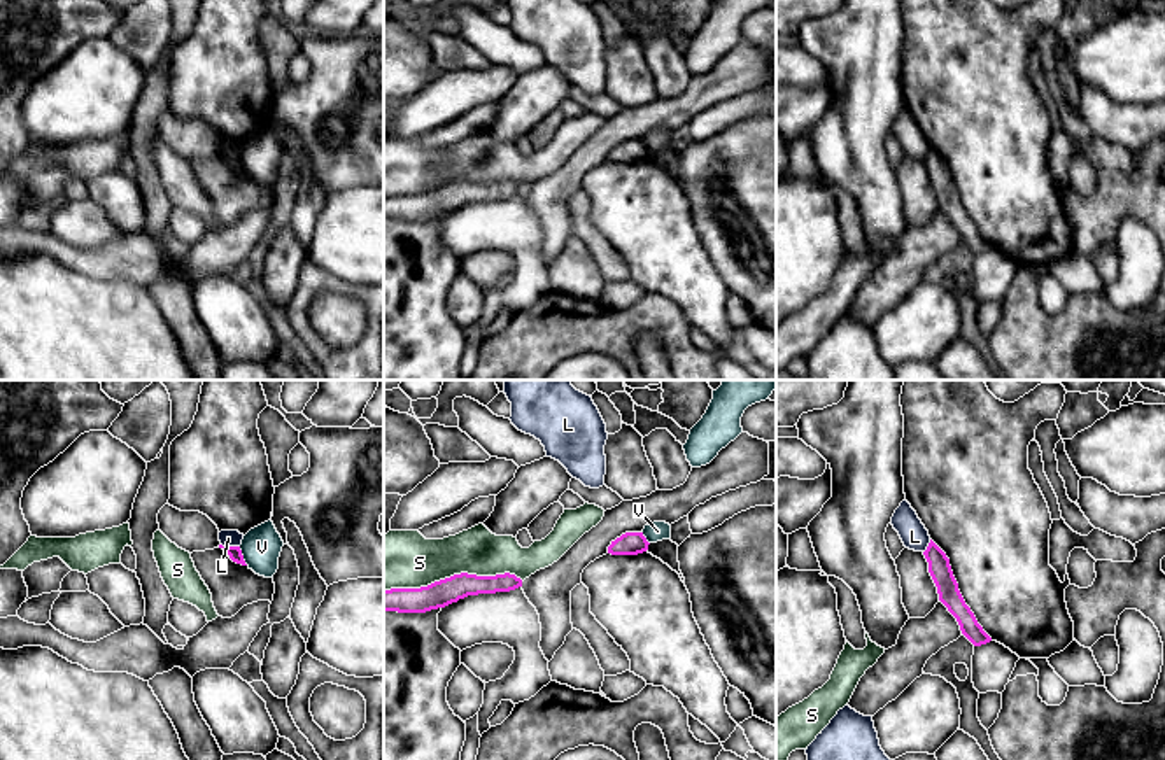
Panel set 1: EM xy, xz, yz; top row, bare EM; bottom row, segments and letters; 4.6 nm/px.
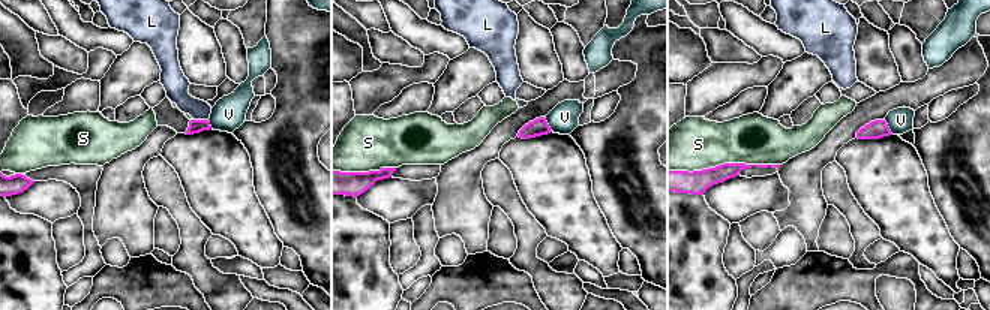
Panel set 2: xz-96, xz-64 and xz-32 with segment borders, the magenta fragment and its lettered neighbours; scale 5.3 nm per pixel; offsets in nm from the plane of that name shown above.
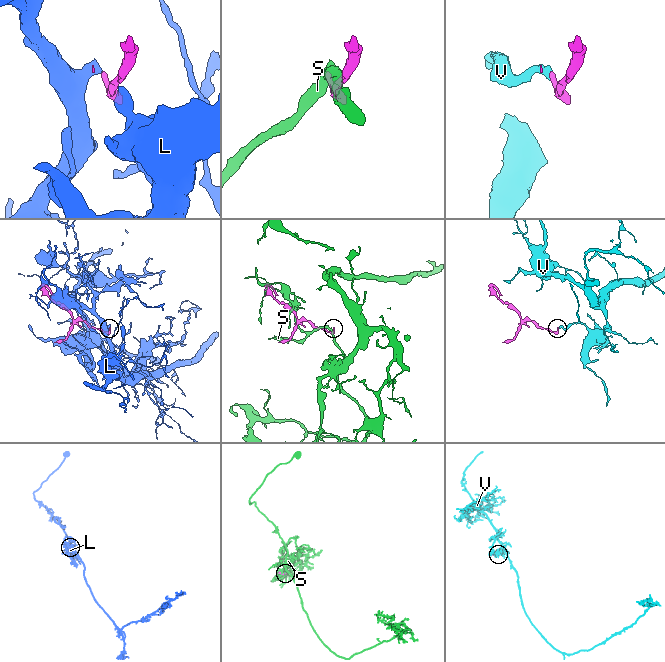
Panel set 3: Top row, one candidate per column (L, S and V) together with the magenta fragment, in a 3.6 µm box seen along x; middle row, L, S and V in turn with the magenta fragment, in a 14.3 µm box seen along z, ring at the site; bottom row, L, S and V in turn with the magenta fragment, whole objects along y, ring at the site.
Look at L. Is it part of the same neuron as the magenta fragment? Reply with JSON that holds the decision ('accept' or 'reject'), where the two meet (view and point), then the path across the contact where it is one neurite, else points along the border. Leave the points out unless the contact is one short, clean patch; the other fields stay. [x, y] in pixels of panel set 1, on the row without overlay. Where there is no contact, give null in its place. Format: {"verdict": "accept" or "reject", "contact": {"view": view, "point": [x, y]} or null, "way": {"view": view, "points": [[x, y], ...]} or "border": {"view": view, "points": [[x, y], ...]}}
{"verdict": "reject", "contact": {"view": "xy", "point": [230, 154]}, "border": {"view": "xy", "points": [[221, 151], [239, 154]]}}

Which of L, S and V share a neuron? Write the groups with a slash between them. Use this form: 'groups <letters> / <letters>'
groups L / S / V

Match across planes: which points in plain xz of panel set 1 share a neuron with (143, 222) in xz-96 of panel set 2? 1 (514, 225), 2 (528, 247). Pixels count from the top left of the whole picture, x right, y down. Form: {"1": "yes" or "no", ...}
{"1": "no", "2": "no"}

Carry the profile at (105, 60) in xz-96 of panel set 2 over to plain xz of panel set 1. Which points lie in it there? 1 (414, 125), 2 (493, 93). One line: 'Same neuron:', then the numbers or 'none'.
Same neuron: 1, 2

